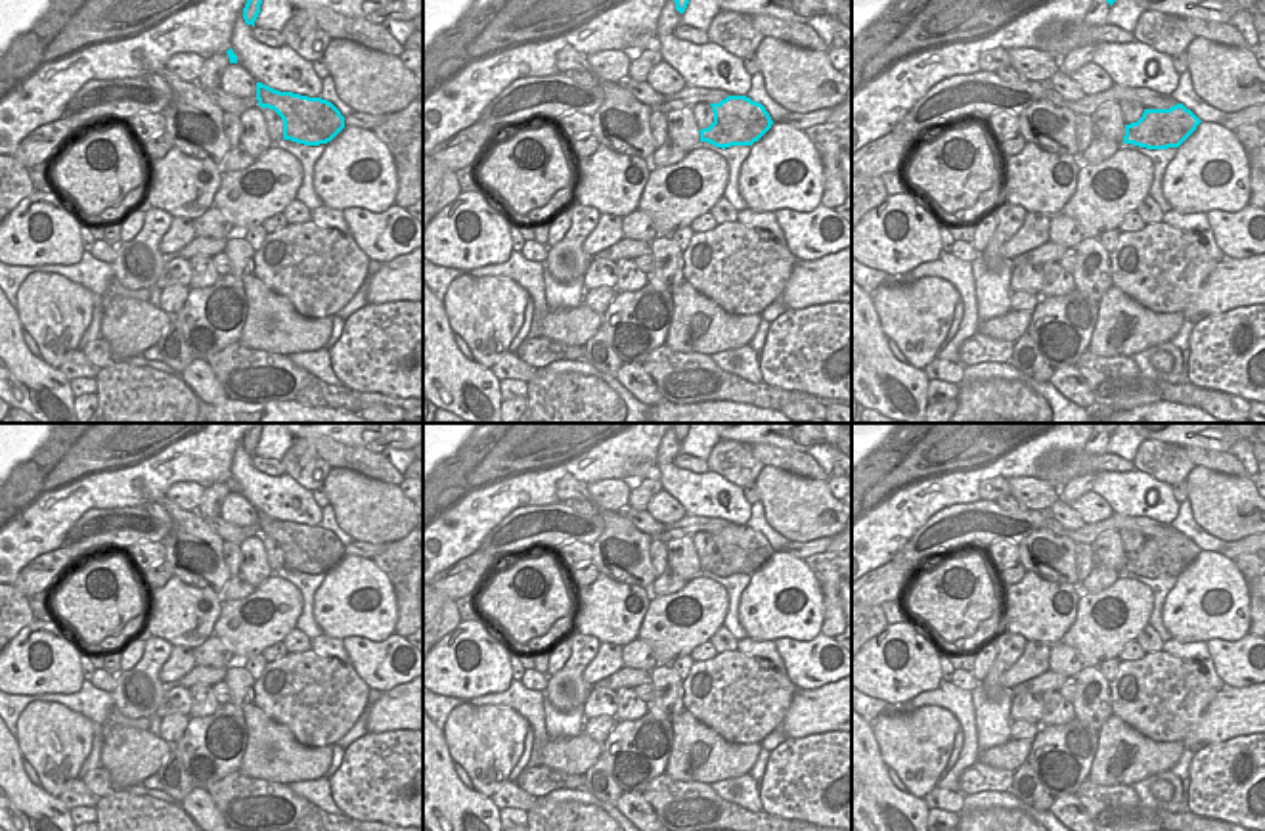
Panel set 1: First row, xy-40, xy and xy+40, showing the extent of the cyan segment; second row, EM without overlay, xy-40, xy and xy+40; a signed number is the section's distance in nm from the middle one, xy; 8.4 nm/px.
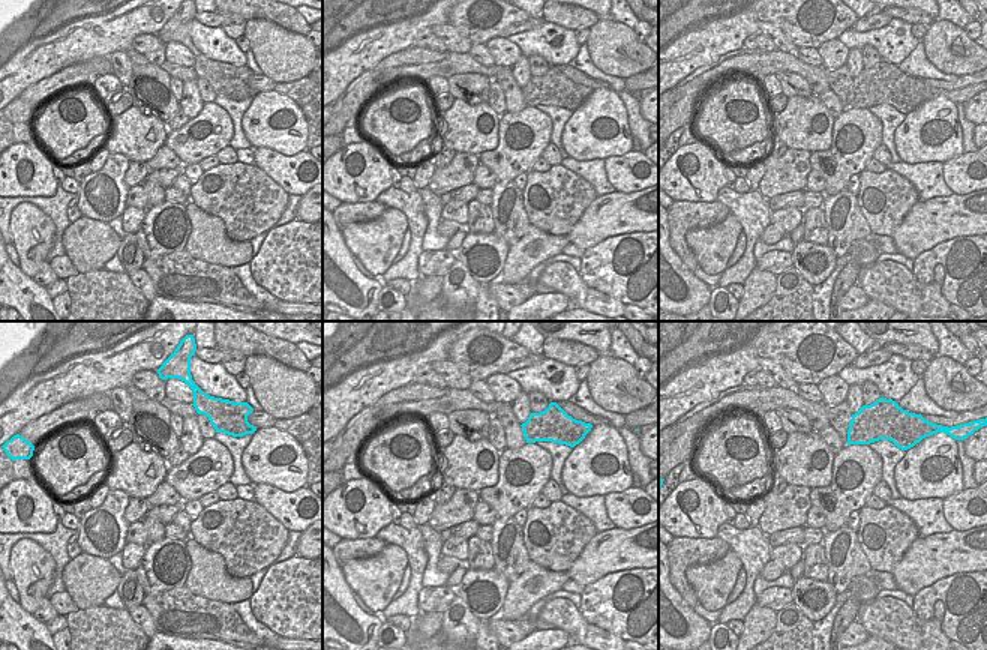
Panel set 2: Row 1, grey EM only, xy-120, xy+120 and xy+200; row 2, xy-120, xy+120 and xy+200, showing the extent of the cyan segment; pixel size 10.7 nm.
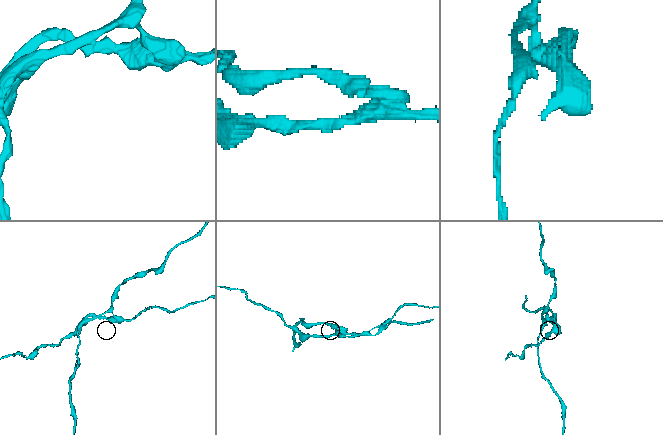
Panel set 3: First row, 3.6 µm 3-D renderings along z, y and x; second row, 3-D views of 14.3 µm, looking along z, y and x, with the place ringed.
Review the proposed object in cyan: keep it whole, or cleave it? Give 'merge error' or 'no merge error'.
merge error

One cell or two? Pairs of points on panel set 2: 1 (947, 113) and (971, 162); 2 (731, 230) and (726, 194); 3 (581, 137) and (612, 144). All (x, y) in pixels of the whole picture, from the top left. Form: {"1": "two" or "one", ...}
{"1": "two", "2": "two", "3": "one"}

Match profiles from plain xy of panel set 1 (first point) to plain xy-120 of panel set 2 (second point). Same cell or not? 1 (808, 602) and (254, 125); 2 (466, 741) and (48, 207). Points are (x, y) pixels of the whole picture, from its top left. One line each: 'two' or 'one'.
1: one
2: two

